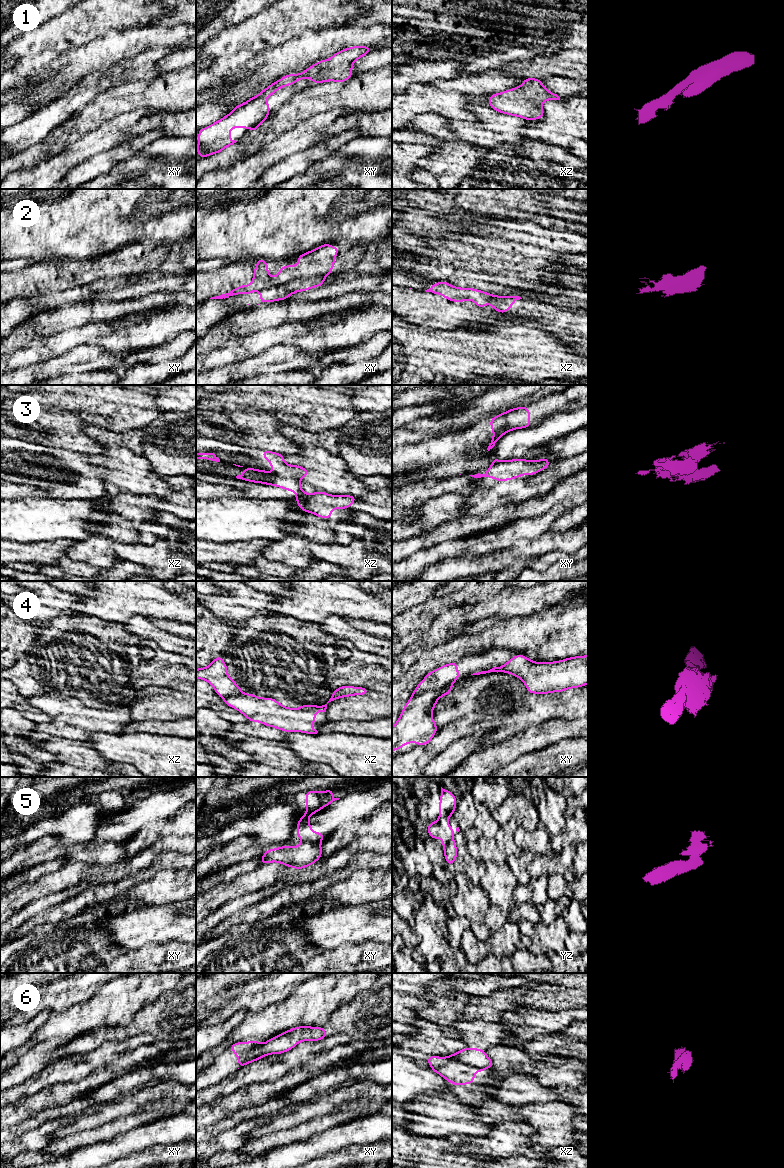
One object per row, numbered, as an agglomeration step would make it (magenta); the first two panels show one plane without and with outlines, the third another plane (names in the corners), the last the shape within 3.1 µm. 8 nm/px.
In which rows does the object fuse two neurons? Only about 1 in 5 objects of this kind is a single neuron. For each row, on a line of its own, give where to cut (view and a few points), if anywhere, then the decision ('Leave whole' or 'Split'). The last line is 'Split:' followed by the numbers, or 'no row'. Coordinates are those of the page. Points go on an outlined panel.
1: No split. Leave whole
2: Split along xy (326, 275), (302, 276), (282, 285), (265, 287), (260, 291). Split
3: Split along xz (303, 492), (297, 497). Split
4: Split along xy (450, 684), (437, 690), (426, 691), (410, 699). Split
5: Split along xy (303, 840), (319, 842). Split
6: Split along xz (446, 1057), (485, 1068). Split
Split: 2, 3, 4, 5, 6

